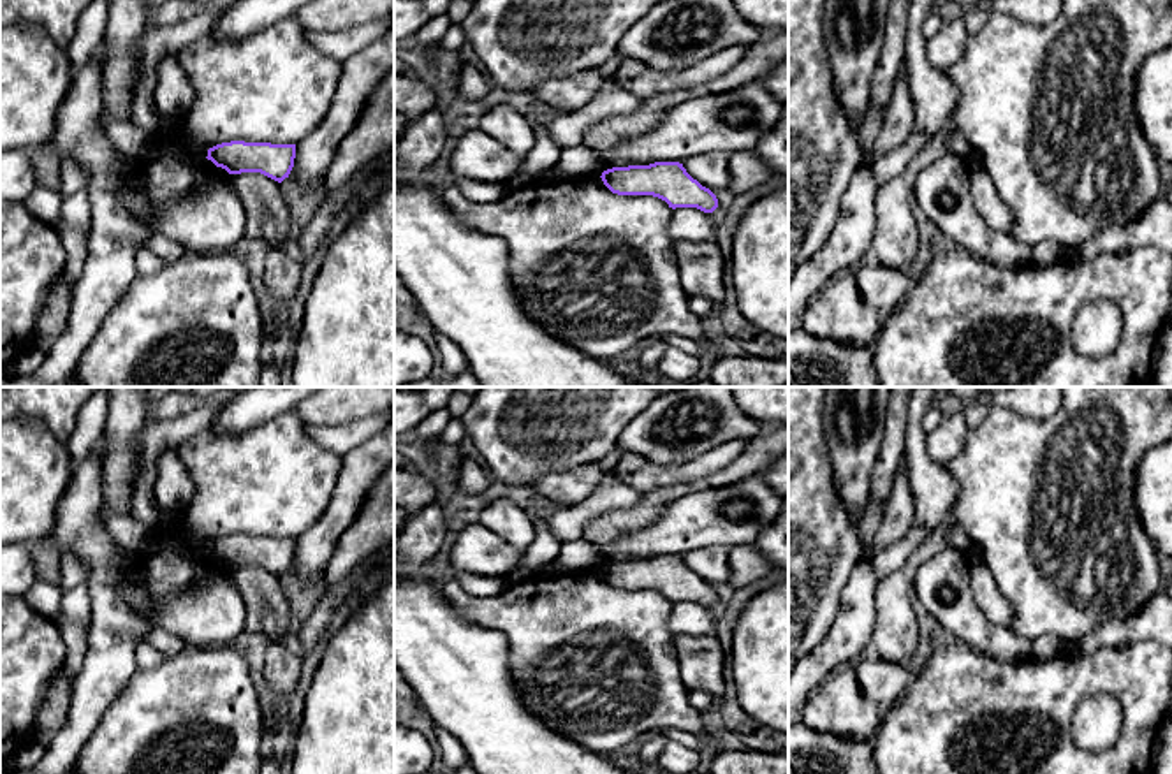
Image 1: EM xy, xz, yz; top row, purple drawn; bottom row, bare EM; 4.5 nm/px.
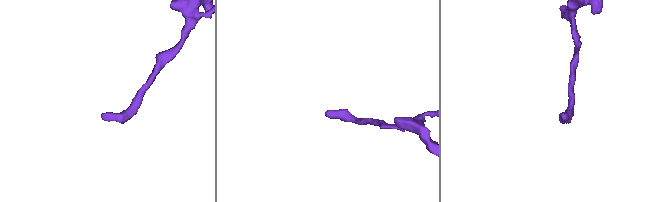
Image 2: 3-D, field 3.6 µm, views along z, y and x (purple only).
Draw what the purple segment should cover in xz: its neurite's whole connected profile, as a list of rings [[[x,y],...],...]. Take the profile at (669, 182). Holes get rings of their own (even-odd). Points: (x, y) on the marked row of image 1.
[[[679,162],[612,167],[602,172],[604,185],[618,195],[653,195],[669,208],[697,208],[713,213],[716,195],[693,179]]]

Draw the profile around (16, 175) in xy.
[[[25,150],[0,151],[0,199],[23,202],[35,185],[35,172]]]

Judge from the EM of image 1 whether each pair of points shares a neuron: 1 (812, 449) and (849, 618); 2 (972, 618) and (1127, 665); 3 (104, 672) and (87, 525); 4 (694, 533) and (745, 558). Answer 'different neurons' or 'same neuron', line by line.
1: different neurons
2: different neurons
3: same neuron
4: different neurons

